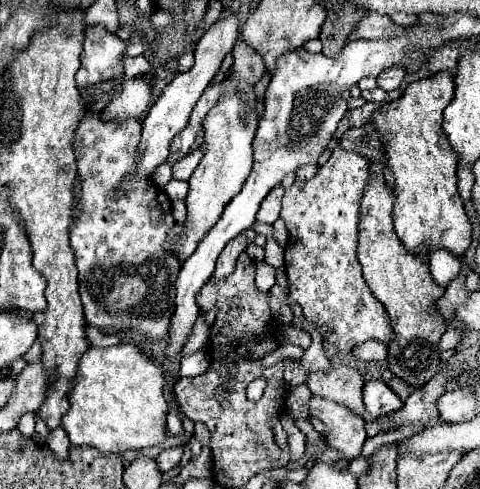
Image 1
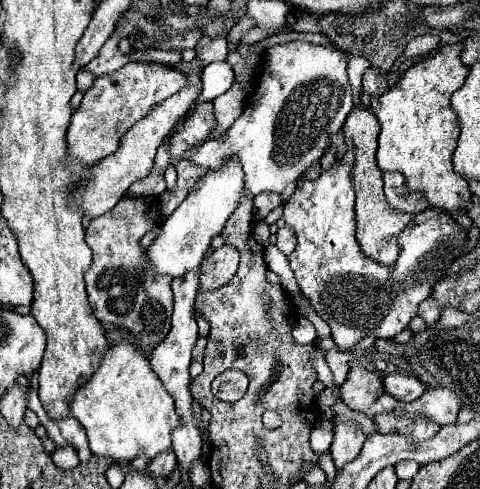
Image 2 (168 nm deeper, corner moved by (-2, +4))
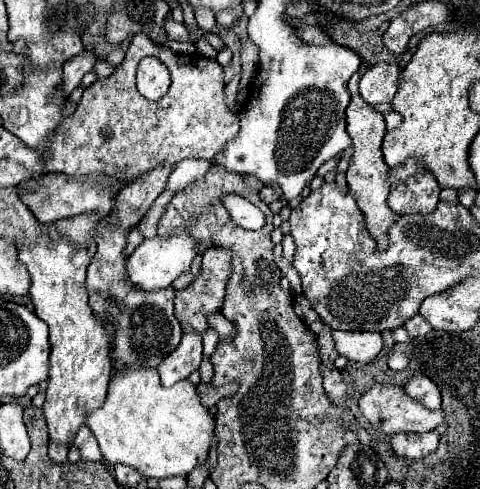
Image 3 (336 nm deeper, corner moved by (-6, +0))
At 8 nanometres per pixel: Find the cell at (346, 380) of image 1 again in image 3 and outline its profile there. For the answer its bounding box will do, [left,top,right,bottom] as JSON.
[358,384,444,436]

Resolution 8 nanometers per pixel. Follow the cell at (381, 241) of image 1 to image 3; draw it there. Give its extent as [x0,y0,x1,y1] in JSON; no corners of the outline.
[346,72,396,248]

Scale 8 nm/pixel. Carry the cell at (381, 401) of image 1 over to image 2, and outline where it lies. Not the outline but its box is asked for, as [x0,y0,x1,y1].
[382,372,426,402]

